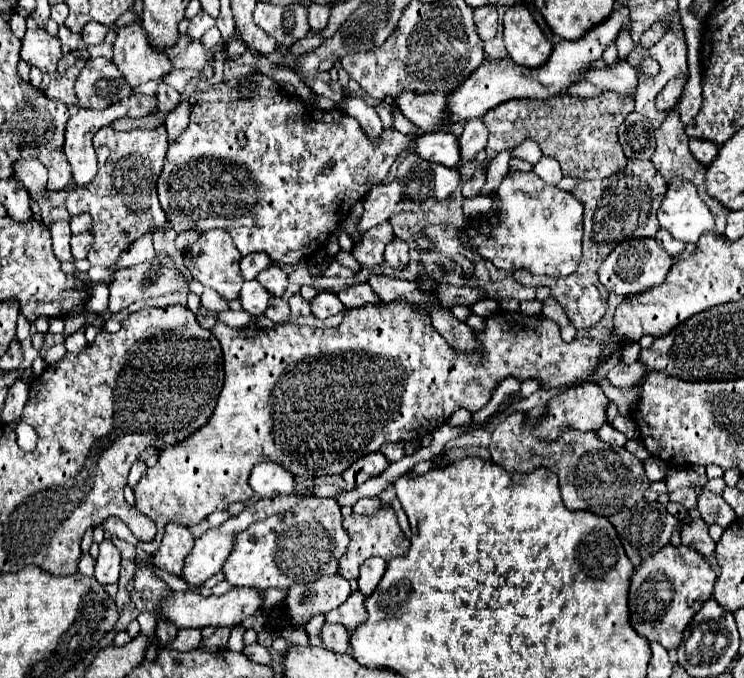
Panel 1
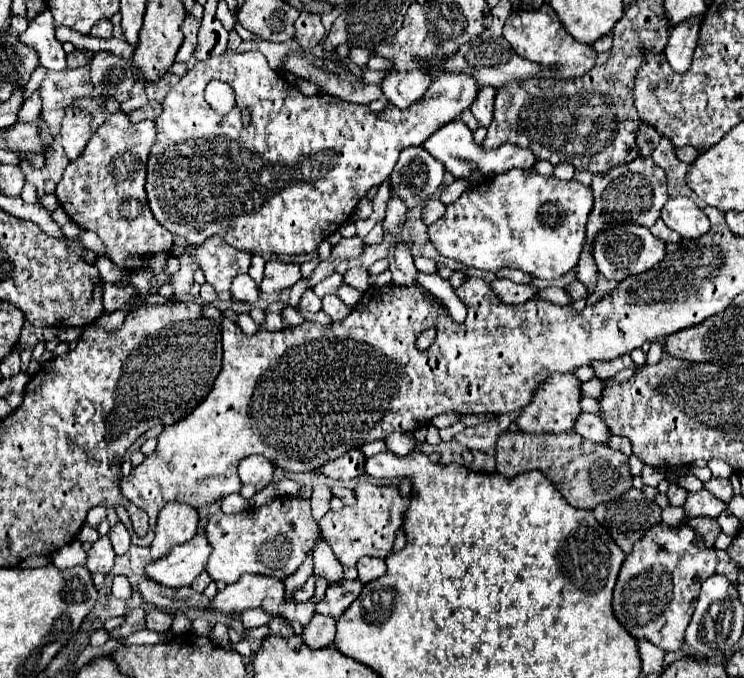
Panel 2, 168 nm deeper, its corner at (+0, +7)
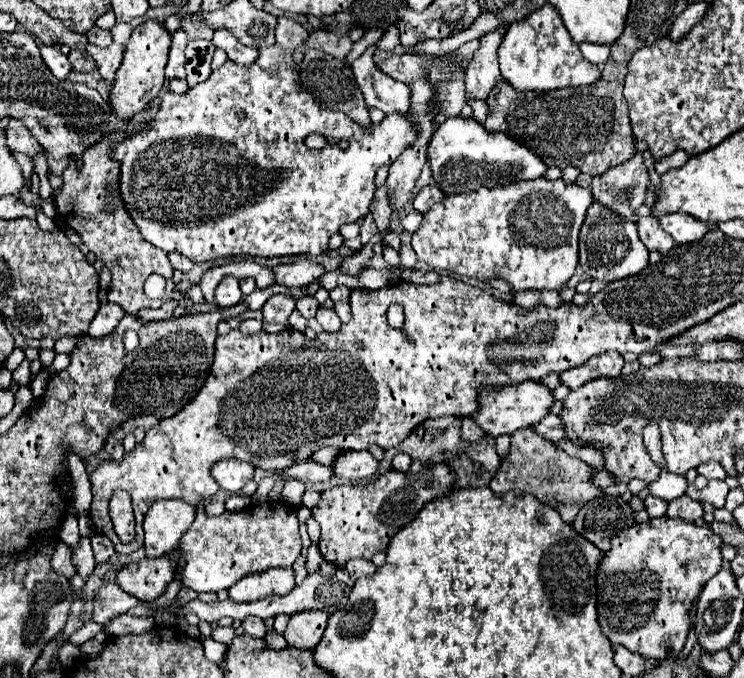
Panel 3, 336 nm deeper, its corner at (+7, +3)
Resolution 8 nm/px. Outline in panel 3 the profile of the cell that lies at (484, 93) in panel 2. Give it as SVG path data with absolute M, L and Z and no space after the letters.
M505 27L483 35L481 47L475 51L467 75L465 75L465 99L479 99L485 101L501 79L499 63L497 63L497 47L501 43Z

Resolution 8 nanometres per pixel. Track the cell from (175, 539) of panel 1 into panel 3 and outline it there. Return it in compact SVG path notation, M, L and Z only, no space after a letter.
M163 499L163 501L155 501L147 515L145 515L145 553L147 557L163 557L167 555L171 549L177 549L183 533L191 527L191 523L195 521L195 513L197 509L185 501L177 501L177 499Z

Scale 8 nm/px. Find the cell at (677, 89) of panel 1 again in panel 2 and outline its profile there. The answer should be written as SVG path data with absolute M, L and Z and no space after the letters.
M690 17L672 27L670 41L664 53L666 53L670 67L676 73L684 73L690 67L690 61L696 49L696 41L698 41L698 29L700 29L700 17Z

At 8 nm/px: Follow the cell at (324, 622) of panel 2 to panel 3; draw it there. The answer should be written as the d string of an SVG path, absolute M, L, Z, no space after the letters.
M303 611L293 615L283 633L287 643L297 649L313 651L323 637L323 631L327 627L327 617L329 615L325 611Z

